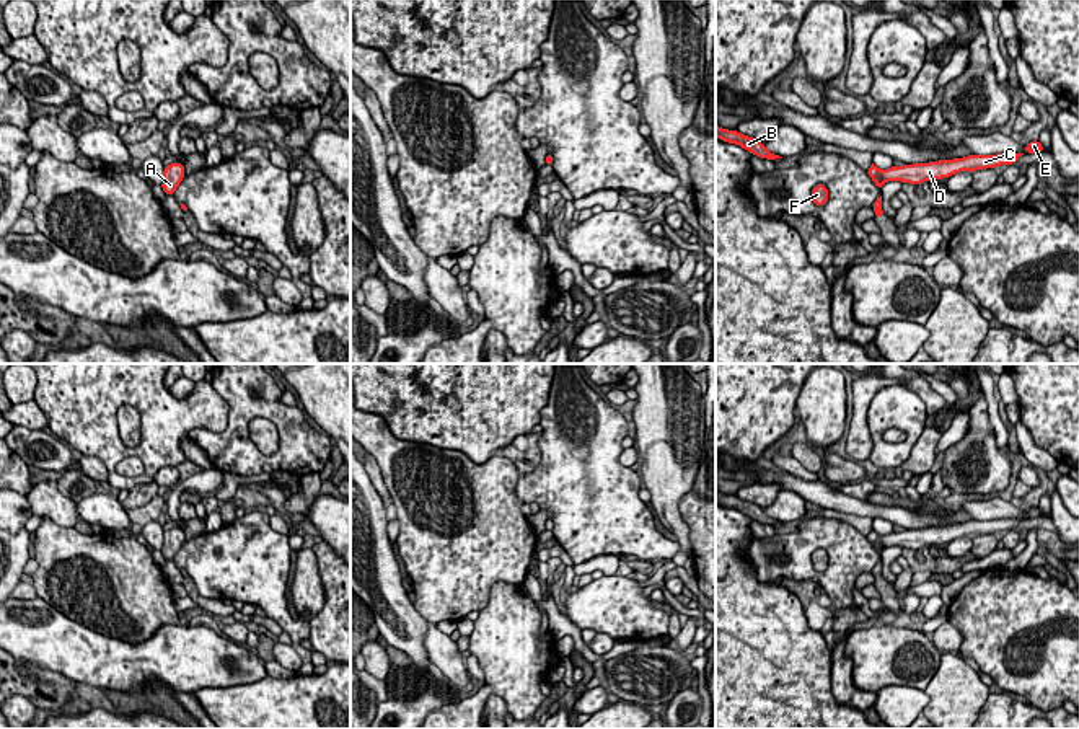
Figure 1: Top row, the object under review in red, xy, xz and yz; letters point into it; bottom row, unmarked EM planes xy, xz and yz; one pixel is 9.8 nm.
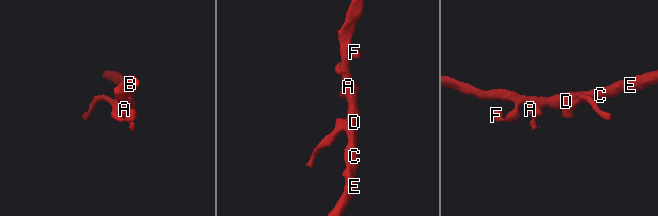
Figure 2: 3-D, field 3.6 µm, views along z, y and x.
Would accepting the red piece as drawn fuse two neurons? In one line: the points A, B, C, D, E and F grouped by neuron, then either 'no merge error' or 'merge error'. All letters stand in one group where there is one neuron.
A B C D E F | no merge error

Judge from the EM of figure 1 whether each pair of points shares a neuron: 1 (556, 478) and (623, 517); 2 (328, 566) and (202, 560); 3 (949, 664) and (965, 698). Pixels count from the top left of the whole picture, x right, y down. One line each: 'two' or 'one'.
1: one
2: two
3: one

